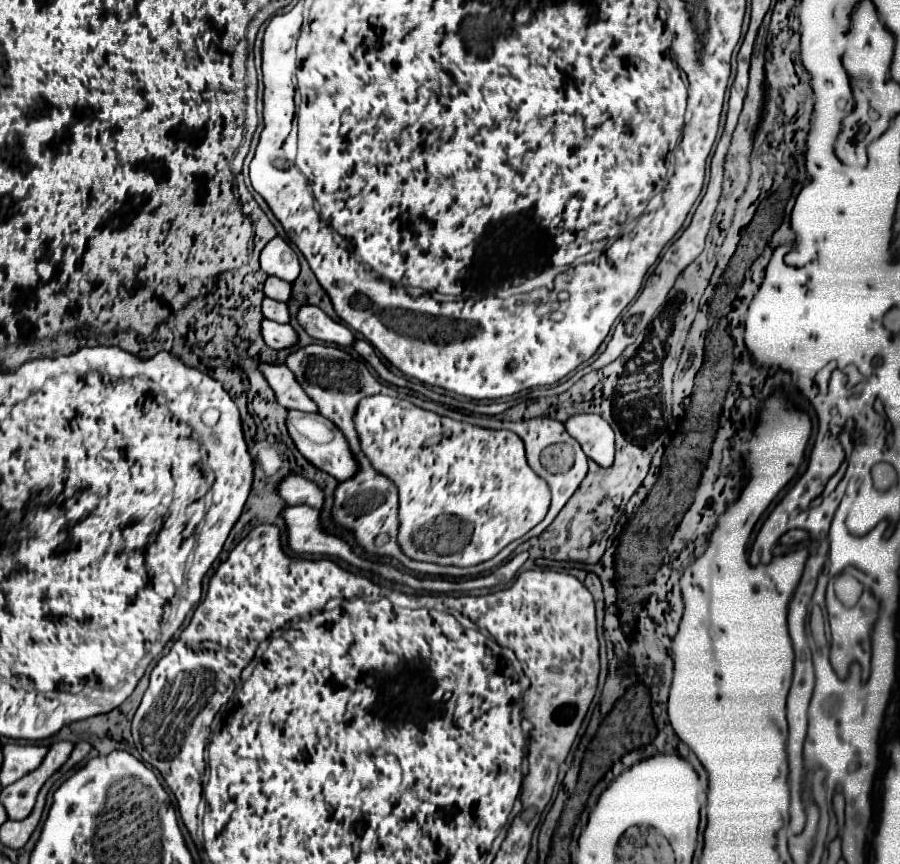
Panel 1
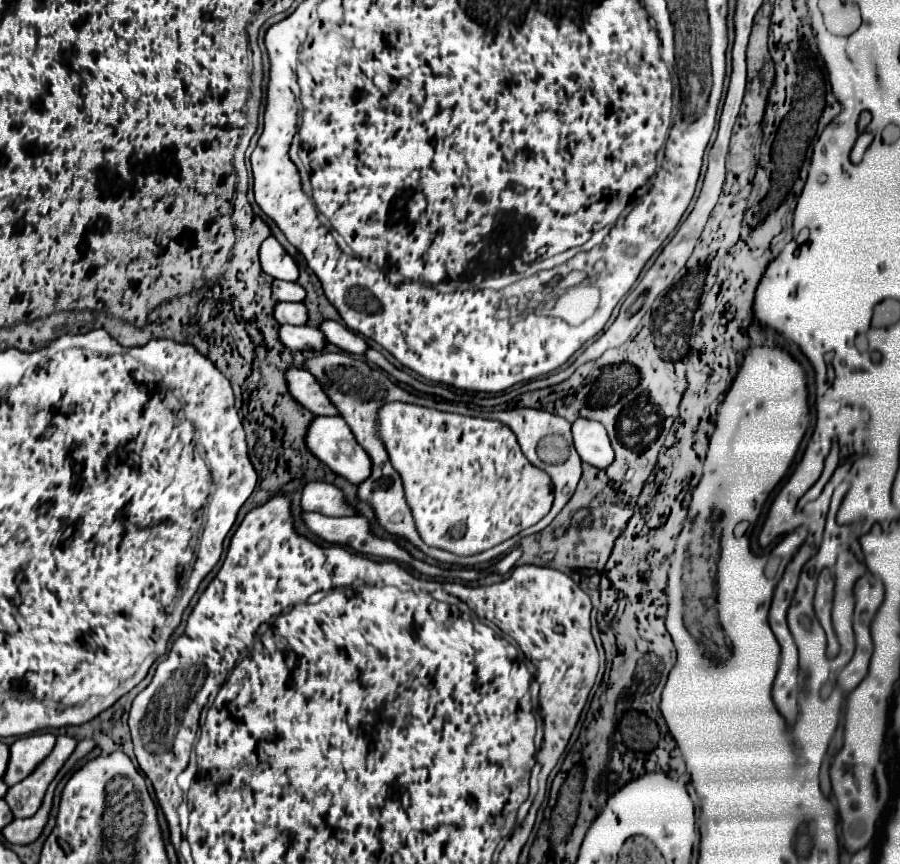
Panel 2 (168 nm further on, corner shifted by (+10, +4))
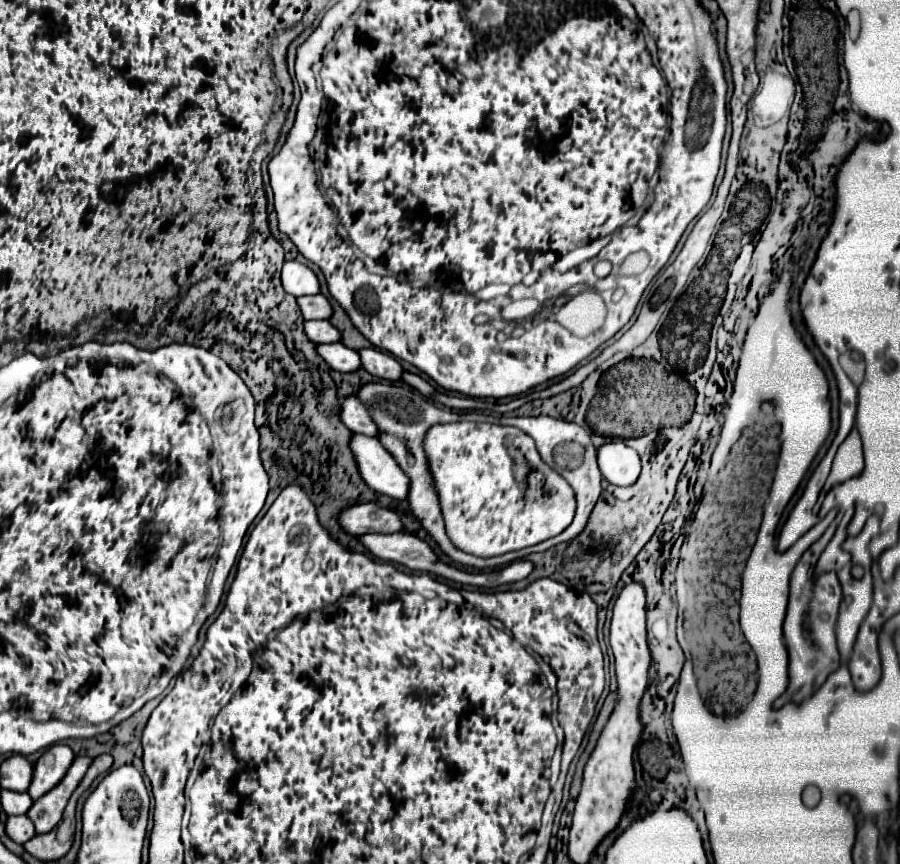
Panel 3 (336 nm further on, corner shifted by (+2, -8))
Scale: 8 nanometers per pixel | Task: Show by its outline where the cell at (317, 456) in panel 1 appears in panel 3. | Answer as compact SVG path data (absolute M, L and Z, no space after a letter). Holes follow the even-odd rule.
M353 434L351 448L361 468L361 478L369 482L369 488L395 500L407 498L409 476L401 470L397 460L391 456L389 450L385 450L385 446L377 438Z

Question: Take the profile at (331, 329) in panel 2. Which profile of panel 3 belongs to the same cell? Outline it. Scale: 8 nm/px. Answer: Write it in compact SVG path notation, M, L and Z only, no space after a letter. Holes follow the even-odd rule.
M367 348L367 350L359 350L361 352L361 362L363 362L363 368L373 374L373 376L379 376L379 378L385 378L385 380L401 380L403 378L403 366L397 362L397 358L393 358L391 354L385 354L385 352L379 352L379 350L373 350L373 348Z

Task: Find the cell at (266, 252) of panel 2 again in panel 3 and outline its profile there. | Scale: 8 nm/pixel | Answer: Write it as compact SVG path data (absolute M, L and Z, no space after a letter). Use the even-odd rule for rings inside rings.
M295 260L283 264L281 280L283 280L285 292L289 292L293 296L311 296L311 294L319 294L319 290L321 290L315 272Z

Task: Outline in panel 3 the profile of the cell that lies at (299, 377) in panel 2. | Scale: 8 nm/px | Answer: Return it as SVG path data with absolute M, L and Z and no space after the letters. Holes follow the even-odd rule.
M349 396L341 402L341 412L339 418L343 420L343 424L355 432L355 434L365 434L365 436L379 436L377 434L377 426L369 414L369 410L365 408L365 404L361 400L357 400L355 396Z

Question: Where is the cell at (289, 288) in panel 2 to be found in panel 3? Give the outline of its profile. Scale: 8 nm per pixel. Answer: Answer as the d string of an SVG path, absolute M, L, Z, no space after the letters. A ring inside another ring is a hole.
M323 294L297 298L297 304L299 304L305 320L329 320L333 316L333 308Z

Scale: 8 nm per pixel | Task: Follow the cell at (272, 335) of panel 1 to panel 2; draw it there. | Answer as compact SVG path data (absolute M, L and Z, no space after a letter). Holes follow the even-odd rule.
M283 324L283 326L279 326L277 336L279 336L279 342L291 352L321 350L325 346L325 338L321 336L321 332L317 328L311 328L311 326Z

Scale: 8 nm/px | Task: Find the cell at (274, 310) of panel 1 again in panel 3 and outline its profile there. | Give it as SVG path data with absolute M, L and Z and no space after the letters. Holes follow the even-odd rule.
M327 320L305 322L305 332L315 344L321 344L321 342L331 344L331 342L339 342L341 340L341 332L333 324L329 324Z

